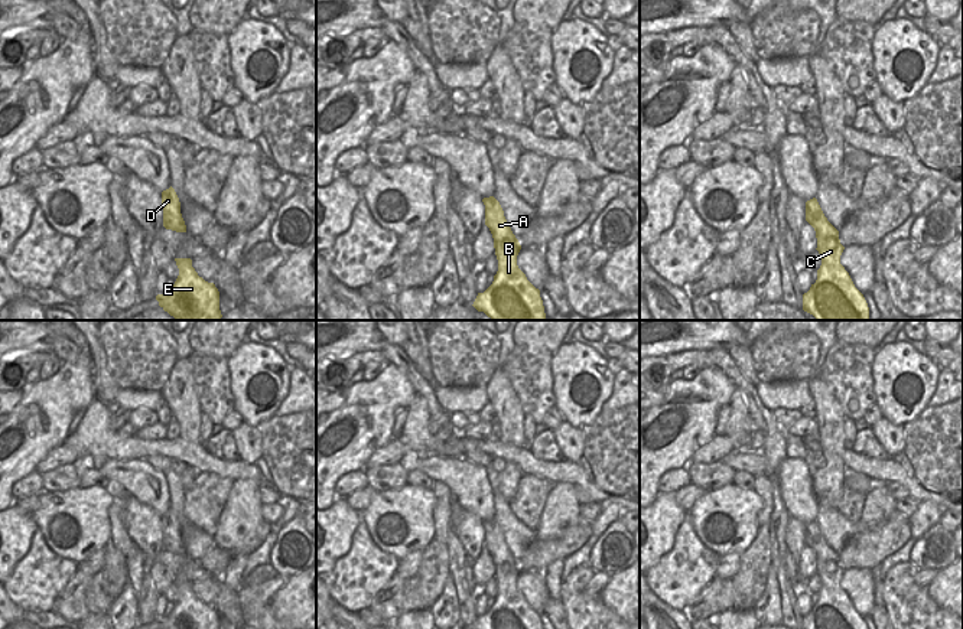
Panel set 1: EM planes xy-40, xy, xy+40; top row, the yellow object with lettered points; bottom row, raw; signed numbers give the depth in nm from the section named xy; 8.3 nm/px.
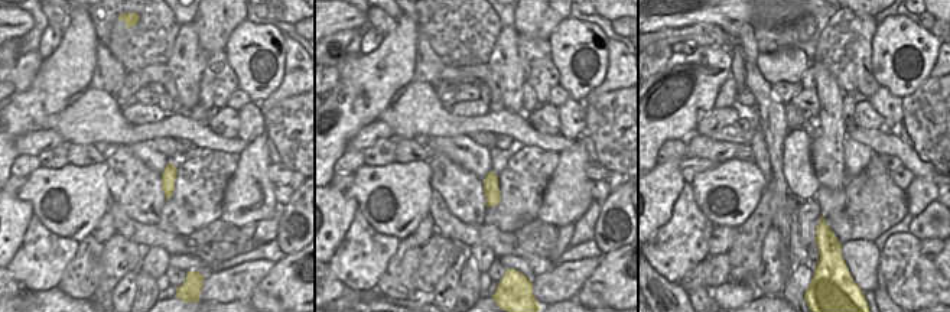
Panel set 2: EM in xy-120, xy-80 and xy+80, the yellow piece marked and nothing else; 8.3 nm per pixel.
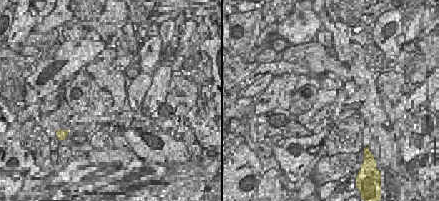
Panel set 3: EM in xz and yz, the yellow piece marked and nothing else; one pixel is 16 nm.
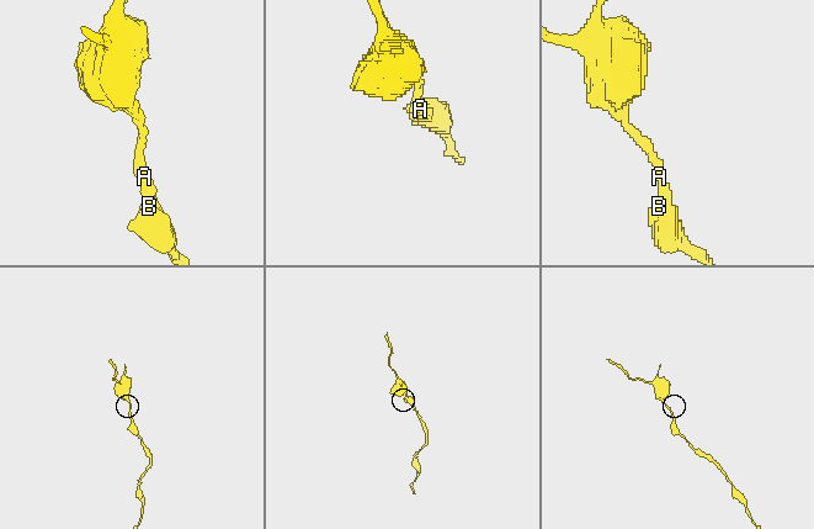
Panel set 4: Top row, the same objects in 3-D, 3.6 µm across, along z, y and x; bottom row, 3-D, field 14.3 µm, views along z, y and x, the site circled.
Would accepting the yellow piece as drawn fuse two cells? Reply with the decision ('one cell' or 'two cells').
one cell

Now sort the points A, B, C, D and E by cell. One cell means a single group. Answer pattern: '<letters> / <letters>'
A B C D E

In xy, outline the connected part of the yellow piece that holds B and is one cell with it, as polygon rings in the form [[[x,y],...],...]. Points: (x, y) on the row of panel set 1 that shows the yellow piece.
[[[484,198],[485,225],[494,238],[498,271],[492,284],[478,293],[474,307],[492,320],[547,320],[540,290],[536,289],[517,265],[521,245],[513,234],[500,202]]]

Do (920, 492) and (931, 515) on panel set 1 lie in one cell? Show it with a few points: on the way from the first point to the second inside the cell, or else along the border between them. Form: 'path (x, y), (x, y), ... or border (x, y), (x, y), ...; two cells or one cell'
border (920, 501), (933, 501), (944, 509); two cells

